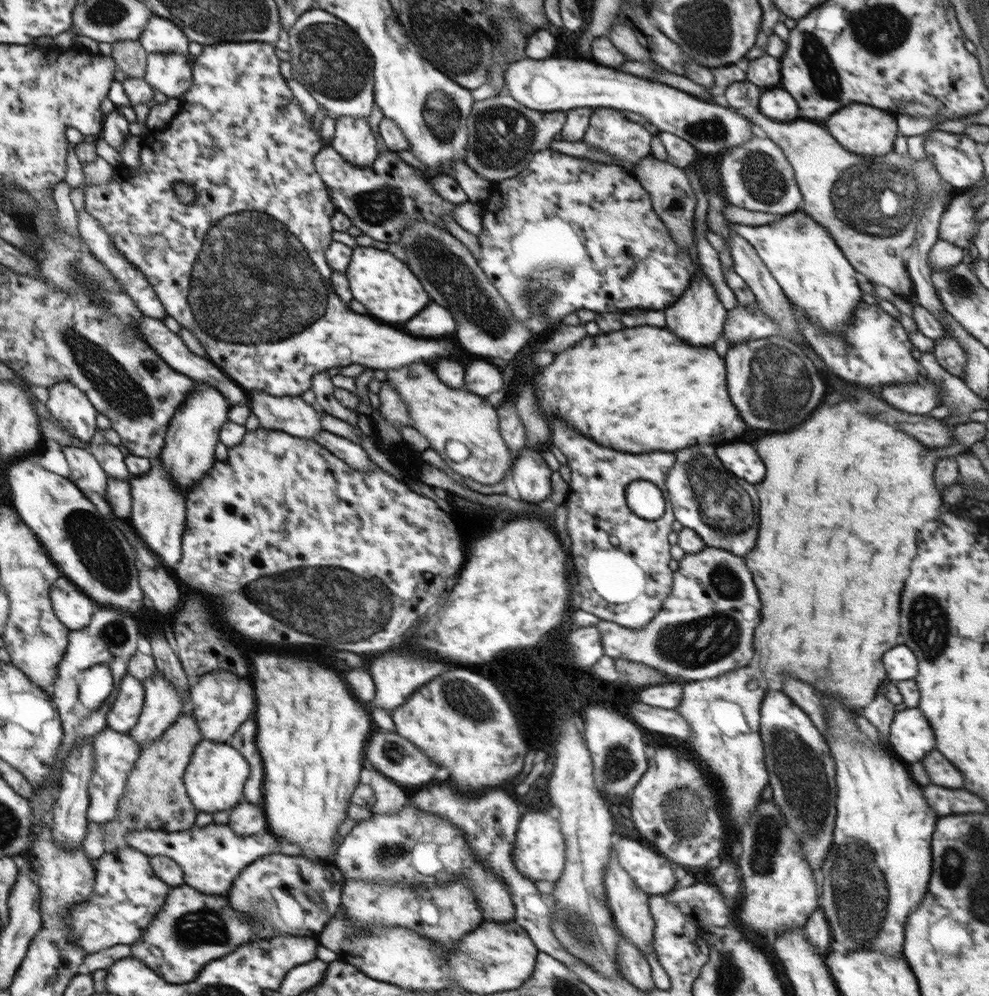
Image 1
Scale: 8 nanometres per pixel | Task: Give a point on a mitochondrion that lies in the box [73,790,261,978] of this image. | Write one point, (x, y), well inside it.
(201, 925)

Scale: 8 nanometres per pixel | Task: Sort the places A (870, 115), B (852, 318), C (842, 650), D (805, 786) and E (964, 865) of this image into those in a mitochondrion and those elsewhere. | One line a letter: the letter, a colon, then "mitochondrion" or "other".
A: other
B: other
C: other
D: mitochondrion
E: mitochondrion

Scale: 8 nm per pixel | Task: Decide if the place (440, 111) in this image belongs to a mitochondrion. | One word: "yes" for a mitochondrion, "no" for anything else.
yes

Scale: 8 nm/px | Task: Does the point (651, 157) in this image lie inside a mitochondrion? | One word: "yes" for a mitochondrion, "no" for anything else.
no

